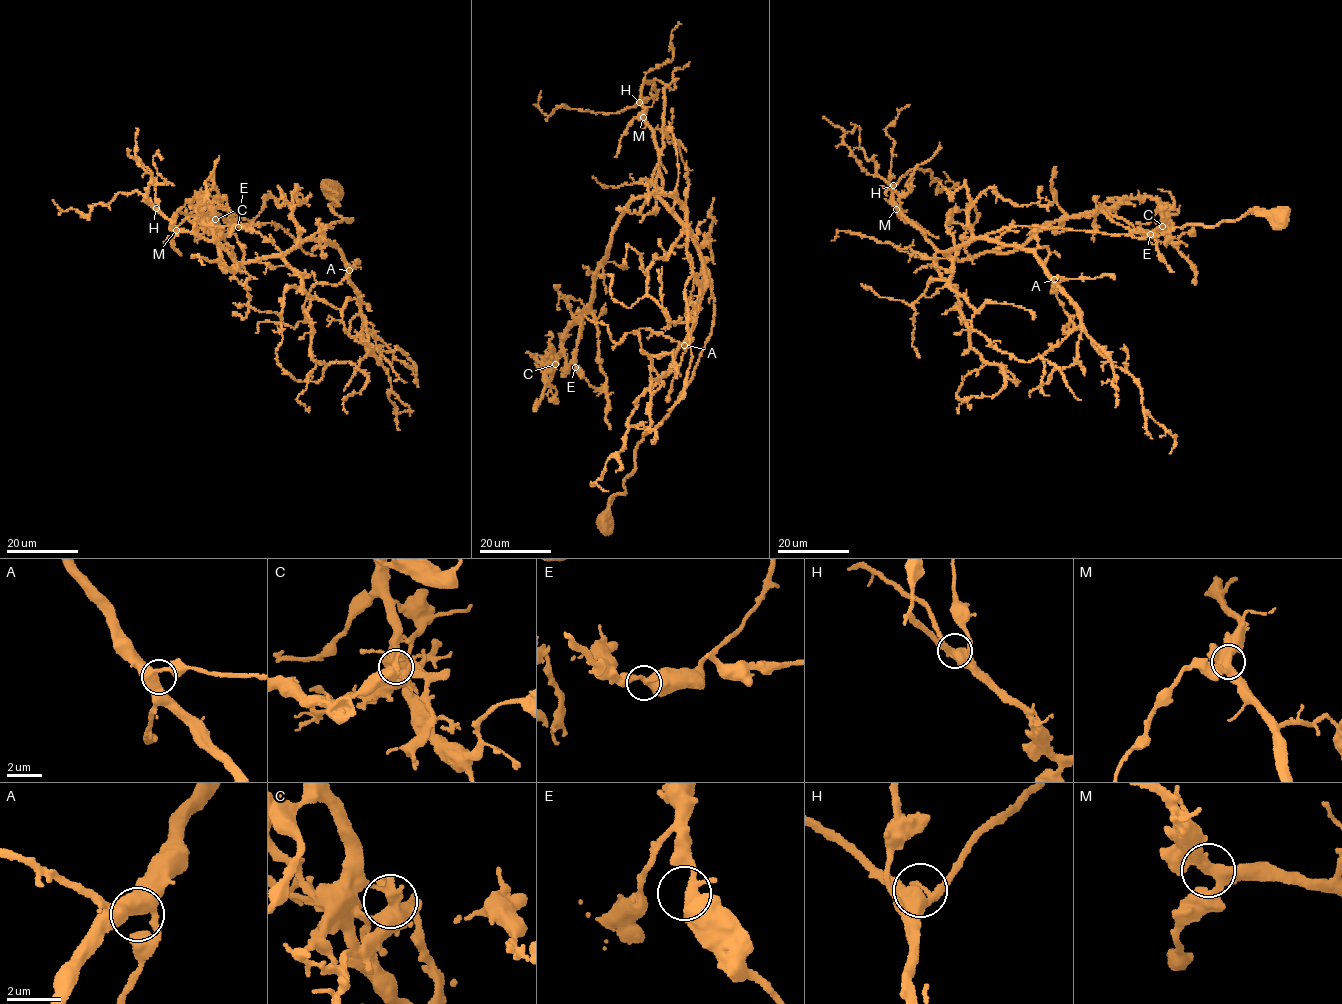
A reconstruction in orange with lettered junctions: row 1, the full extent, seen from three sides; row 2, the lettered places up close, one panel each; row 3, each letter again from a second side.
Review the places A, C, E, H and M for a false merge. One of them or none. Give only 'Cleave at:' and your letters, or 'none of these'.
Cleave at: C

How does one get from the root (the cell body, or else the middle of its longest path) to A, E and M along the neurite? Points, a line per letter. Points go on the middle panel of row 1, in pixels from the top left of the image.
A: (604, 524), (608, 501), (624, 494), (635, 468), (635, 448), (673, 407), (711, 333), (704, 267), (684, 345)
E: (604, 524), (714, 318), (698, 246), (656, 197), (631, 200), (617, 222), (575, 367)
M: (604, 524), (714, 318), (700, 248), (656, 191), (658, 150), (643, 117)

